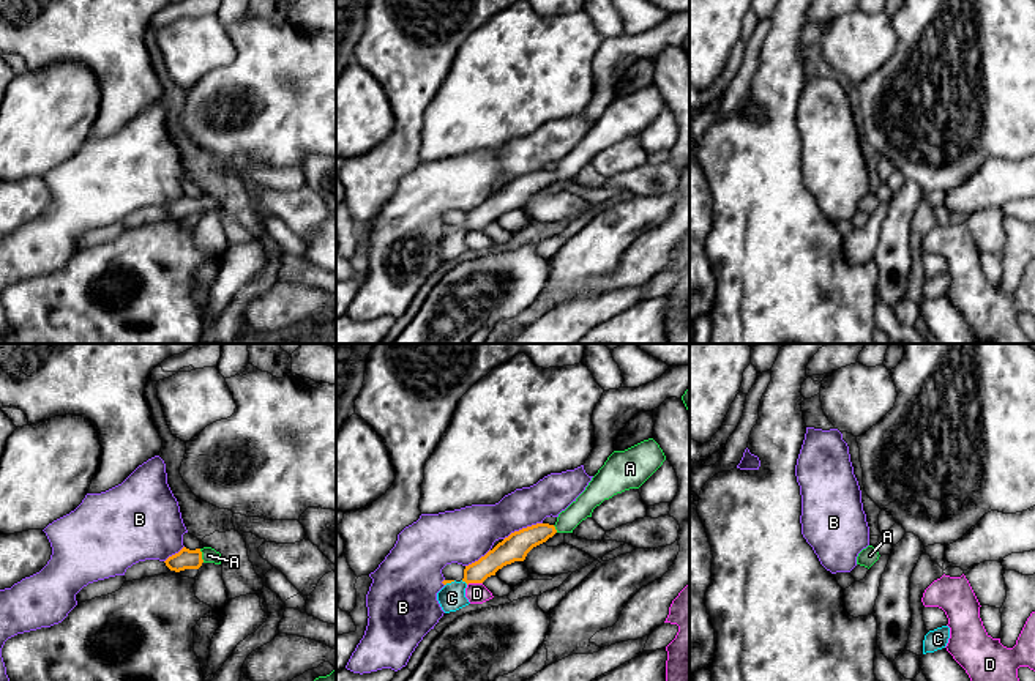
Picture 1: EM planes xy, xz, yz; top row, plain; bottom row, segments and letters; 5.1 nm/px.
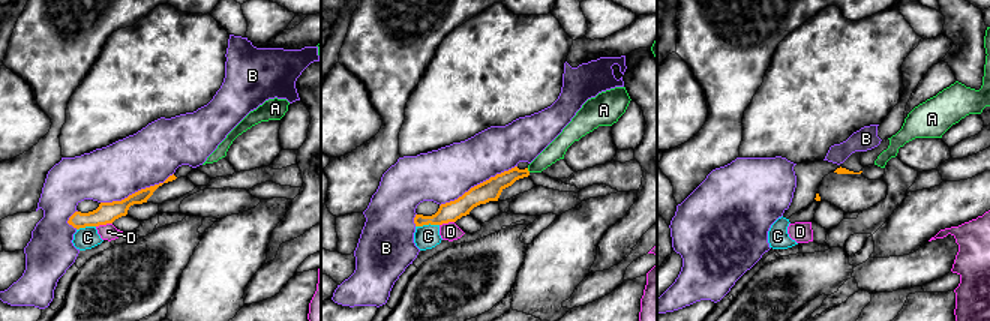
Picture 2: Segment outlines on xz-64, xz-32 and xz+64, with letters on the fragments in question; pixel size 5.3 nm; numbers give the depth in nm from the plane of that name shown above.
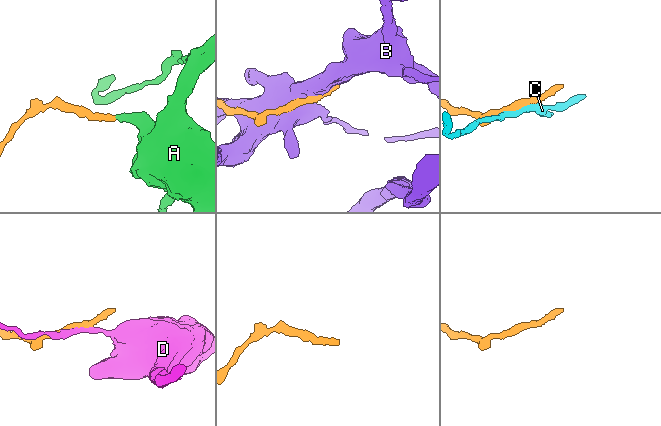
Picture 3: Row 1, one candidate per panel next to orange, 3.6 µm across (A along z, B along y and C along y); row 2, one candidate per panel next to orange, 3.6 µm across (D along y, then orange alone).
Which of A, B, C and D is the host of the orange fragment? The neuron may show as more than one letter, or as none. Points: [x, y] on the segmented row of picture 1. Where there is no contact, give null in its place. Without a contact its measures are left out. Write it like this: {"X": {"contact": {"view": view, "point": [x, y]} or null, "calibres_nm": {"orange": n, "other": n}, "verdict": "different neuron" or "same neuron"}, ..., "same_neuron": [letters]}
{"A": {"contact": {"view": "xy", "point": [201, 555]}, "calibres_nm": {"orange": 100, "other": 80}, "verdict": "same neuron"}, "B": {"contact": {"view": "xz", "point": [523, 528]}, "calibres_nm": {"orange": 140, "other": 240}, "verdict": "different neuron"}, "C": {"contact": {"view": "xz", "point": [464, 580]}, "calibres_nm": {"orange": 120, "other": 140}, "verdict": "different neuron"}, "D": {"contact": {"view": "xz", "point": [474, 582]}, "calibres_nm": {"orange": 120, "other": 110}, "verdict": "different neuron"}, "same_neuron": ["A"]}

